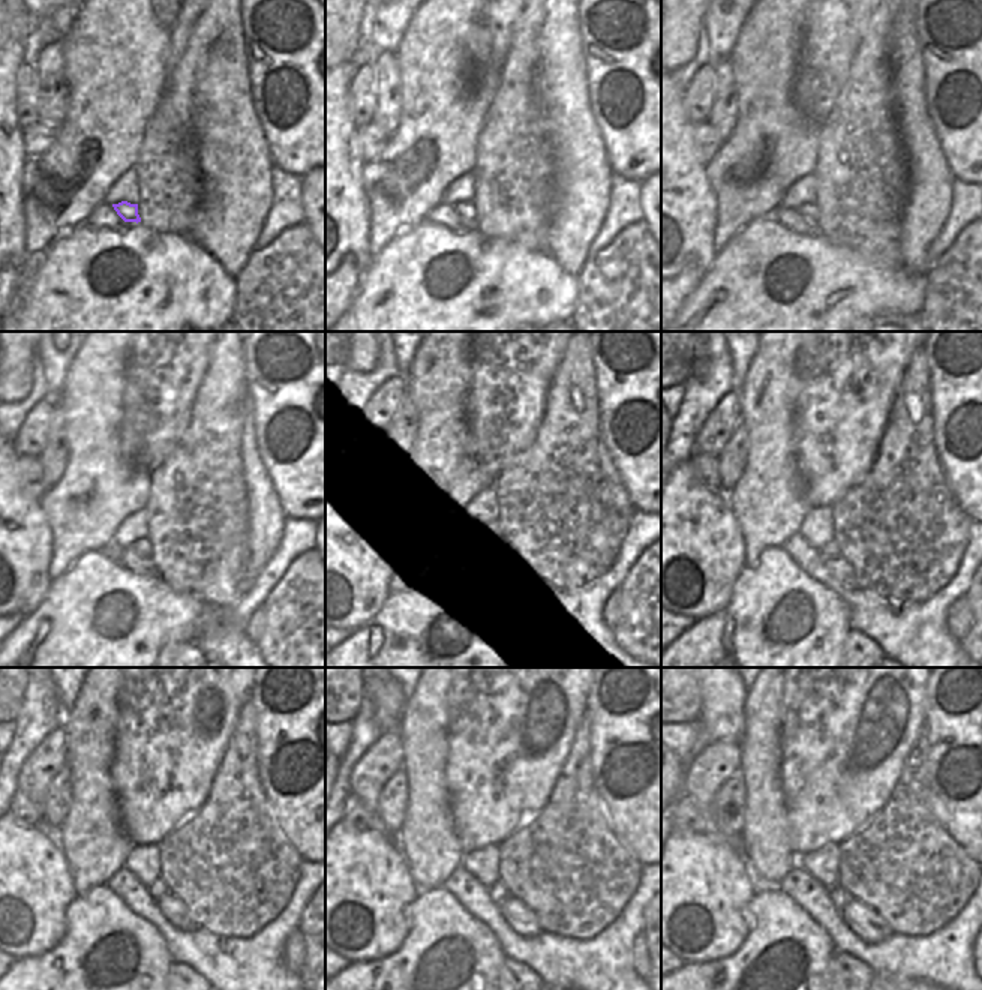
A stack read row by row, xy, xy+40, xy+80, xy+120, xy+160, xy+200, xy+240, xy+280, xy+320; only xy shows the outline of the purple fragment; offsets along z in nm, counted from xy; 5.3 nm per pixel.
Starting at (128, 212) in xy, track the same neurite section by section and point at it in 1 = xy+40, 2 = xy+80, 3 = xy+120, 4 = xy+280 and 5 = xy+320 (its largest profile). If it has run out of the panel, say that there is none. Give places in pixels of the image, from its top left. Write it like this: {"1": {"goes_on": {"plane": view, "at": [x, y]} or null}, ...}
{"1": {"goes_on": {"plane": "xy+40", "at": [465, 209]}}, "2": {"goes_on": {"plane": "xy+80", "at": [810, 212]}}, "3": {"goes_on": {"plane": "xy+120", "at": [143, 548]}}, "4": {"goes_on": {"plane": "xy+280", "at": [498, 893]}}, "5": {"goes_on": {"plane": "xy+320", "at": [838, 897]}}}

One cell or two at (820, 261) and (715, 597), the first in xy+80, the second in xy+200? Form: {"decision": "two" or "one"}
{"decision": "two"}

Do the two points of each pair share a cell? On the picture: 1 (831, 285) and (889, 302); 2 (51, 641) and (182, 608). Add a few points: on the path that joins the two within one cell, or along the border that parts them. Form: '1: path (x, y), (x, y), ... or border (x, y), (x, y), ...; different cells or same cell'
1: path (846, 285), (850, 284), (856, 288), (874, 291); same cell
2: path (84, 642), (122, 641), (144, 621), (149, 621); same cell

